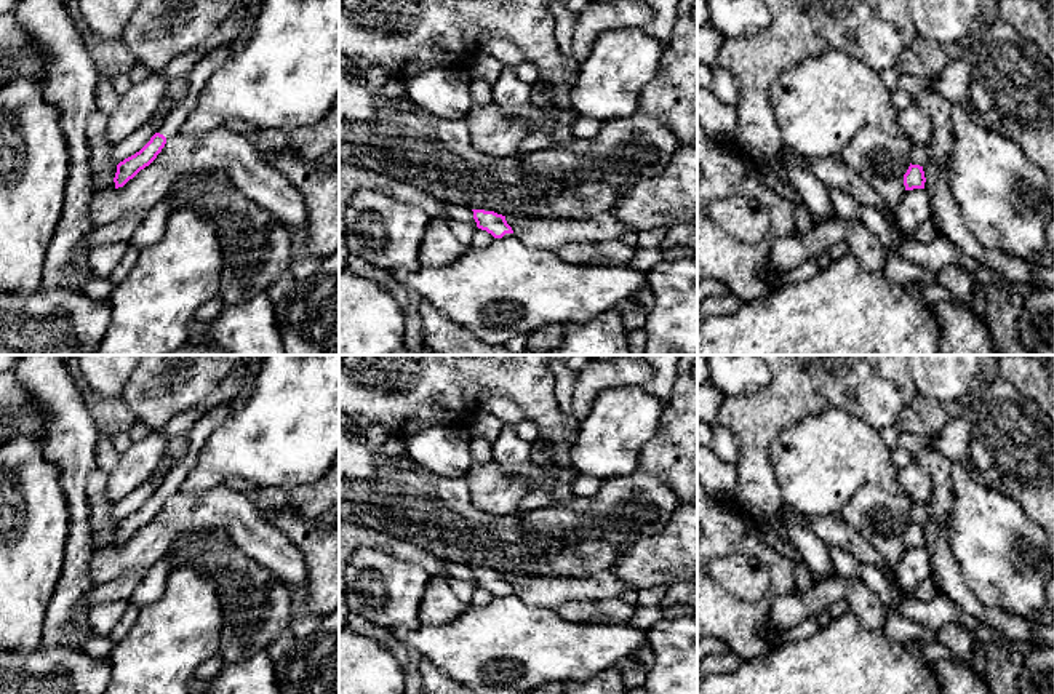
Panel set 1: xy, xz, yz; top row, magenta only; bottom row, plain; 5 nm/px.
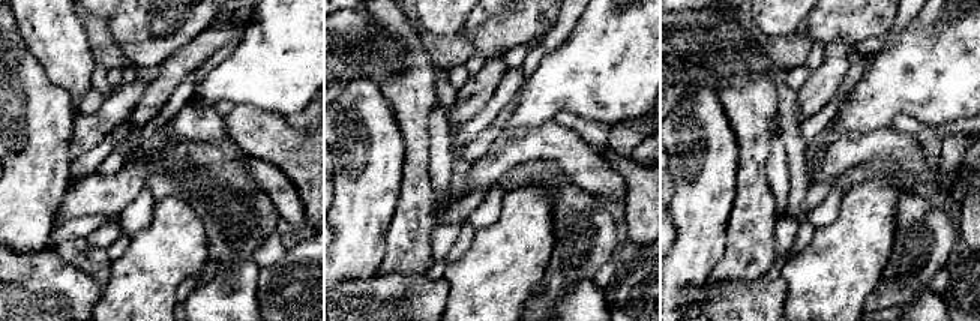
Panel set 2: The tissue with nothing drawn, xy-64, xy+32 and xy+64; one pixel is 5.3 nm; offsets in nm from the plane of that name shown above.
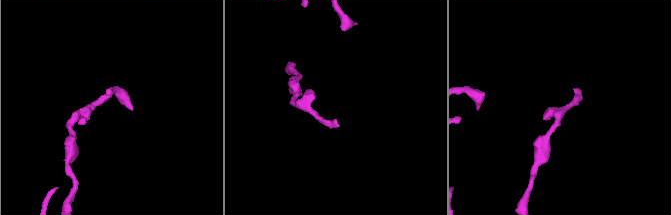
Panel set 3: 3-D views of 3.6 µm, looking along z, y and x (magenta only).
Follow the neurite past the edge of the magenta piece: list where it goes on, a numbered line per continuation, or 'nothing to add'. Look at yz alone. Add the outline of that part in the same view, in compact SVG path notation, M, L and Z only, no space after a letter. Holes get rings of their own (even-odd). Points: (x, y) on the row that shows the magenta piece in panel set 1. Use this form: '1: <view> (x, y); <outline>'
nothing to add

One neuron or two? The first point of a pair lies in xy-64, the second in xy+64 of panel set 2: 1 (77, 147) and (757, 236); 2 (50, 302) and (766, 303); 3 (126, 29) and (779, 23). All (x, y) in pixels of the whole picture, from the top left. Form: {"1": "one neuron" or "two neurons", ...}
{"1": "two neurons", "2": "one neuron", "3": "two neurons"}

